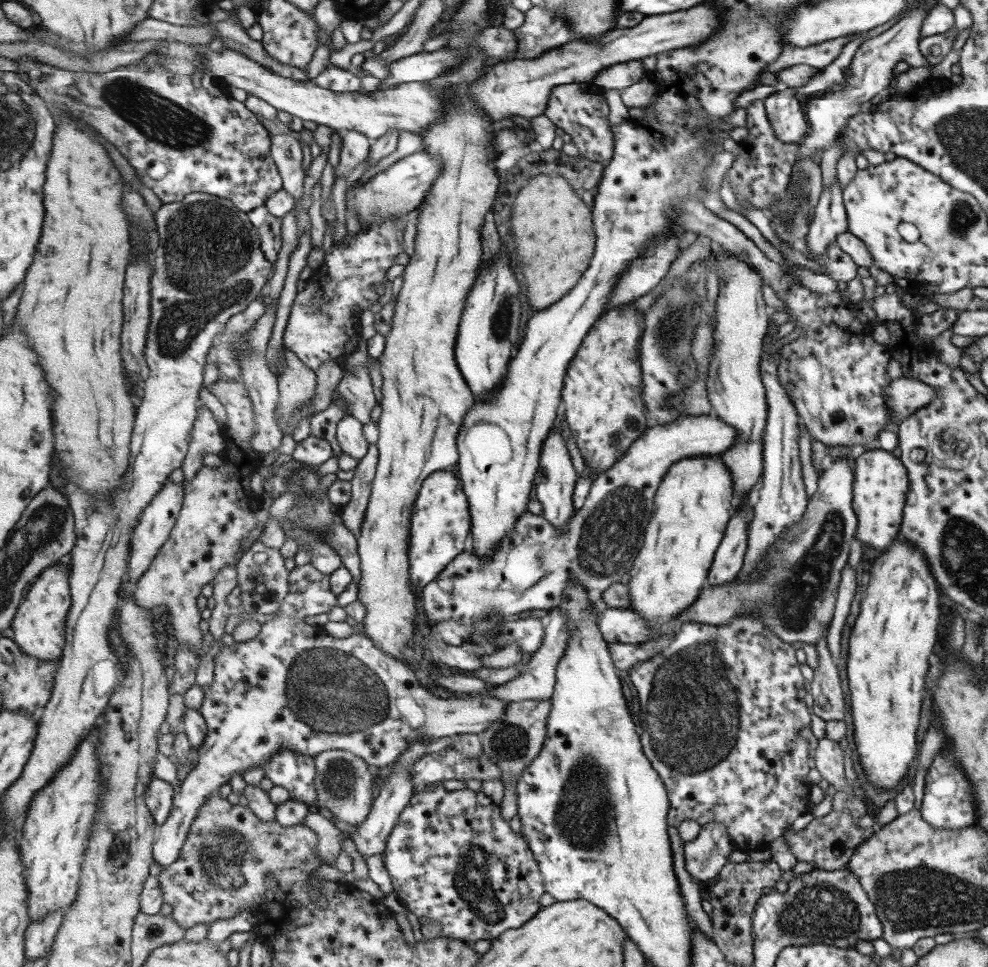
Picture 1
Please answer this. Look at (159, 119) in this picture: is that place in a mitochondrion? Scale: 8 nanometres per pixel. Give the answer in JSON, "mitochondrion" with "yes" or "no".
{"mitochondrion":"yes"}

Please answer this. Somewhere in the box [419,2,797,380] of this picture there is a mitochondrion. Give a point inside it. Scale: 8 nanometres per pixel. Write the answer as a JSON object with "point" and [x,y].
{"point":[672,328]}

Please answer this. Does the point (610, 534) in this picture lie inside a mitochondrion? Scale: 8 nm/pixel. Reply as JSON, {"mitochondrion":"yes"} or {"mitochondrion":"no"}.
{"mitochondrion":"yes"}

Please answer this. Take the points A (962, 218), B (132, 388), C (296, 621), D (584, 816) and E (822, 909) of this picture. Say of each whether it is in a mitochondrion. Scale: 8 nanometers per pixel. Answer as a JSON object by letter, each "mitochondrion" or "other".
{"A":"mitochondrion","B":"other","C":"other","D":"mitochondrion","E":"mitochondrion"}

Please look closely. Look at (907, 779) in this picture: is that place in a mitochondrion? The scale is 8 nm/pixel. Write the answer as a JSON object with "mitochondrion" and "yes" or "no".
{"mitochondrion":"no"}

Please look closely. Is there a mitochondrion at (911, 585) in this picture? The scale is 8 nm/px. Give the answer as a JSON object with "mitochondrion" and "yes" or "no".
{"mitochondrion":"no"}

